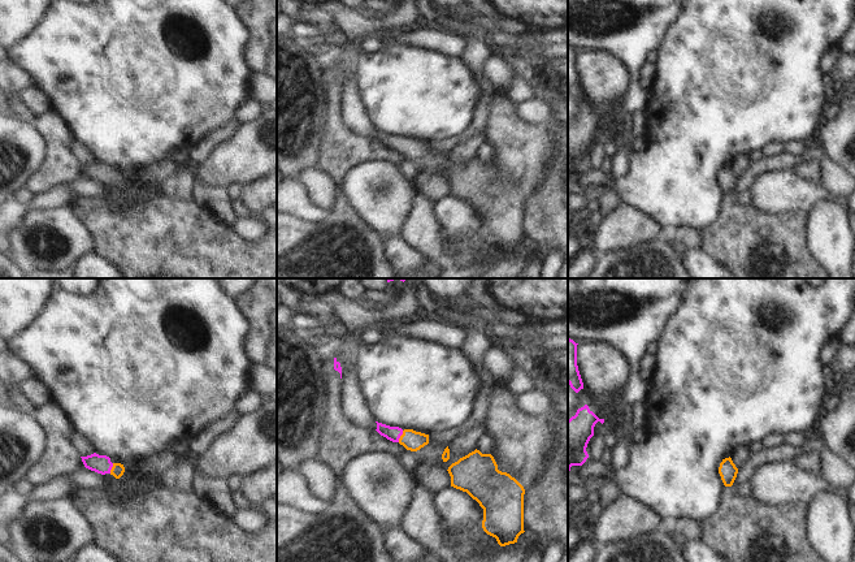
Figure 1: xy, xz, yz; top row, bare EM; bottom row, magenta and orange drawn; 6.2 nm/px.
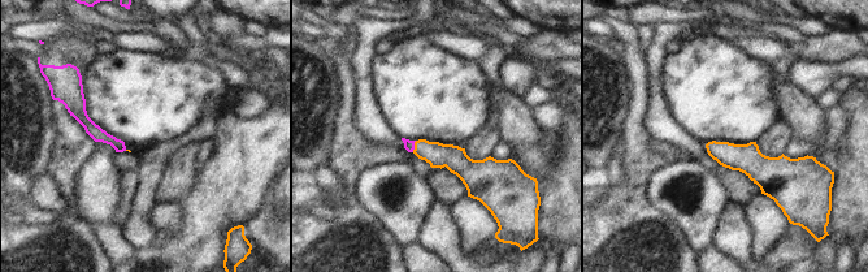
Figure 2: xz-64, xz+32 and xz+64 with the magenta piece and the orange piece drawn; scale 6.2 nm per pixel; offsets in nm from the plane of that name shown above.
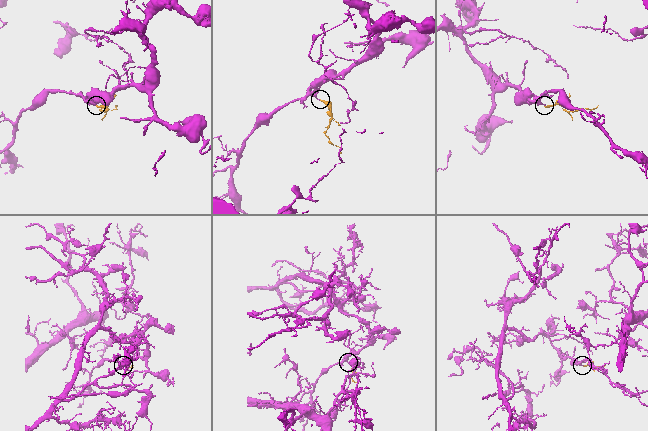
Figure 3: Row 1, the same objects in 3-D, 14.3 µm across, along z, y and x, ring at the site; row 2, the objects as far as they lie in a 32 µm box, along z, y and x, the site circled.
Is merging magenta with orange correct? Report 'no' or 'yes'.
yes

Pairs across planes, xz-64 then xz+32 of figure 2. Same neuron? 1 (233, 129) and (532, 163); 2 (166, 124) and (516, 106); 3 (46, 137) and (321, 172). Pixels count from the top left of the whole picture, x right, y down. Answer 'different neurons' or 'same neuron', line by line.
1: same neuron
2: different neurons
3: different neurons

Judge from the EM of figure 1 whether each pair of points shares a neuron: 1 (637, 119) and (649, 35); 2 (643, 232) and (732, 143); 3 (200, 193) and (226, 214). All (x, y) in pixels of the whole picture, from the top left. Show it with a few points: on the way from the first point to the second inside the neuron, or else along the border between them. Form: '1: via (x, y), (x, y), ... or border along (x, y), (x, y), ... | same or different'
1: border along (646, 111), (636, 111), (629, 121) | different
2: border along (628, 204), (662, 227) | different
3: via (207, 197), (220, 207) | same

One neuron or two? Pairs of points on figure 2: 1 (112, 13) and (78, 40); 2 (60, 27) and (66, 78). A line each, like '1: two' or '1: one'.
1: two
2: one

